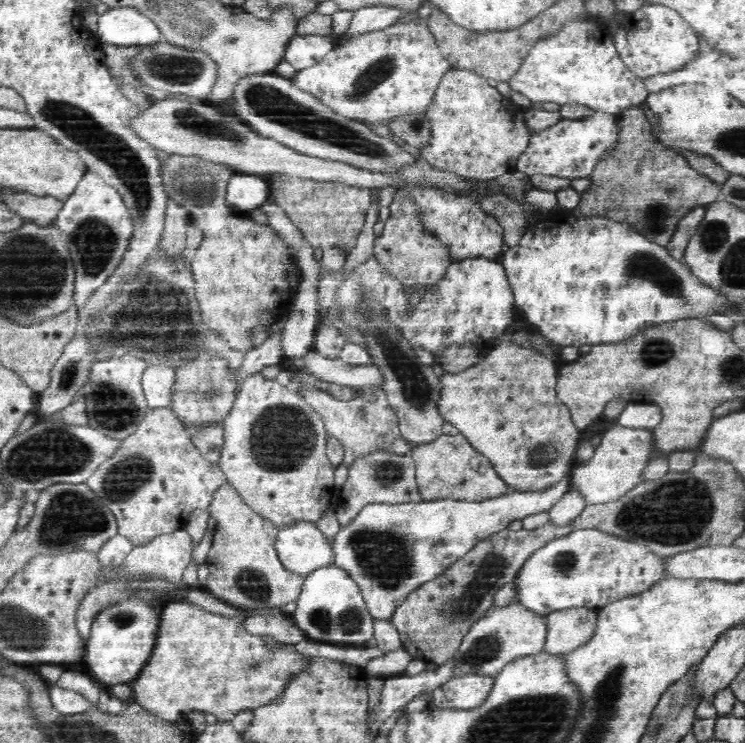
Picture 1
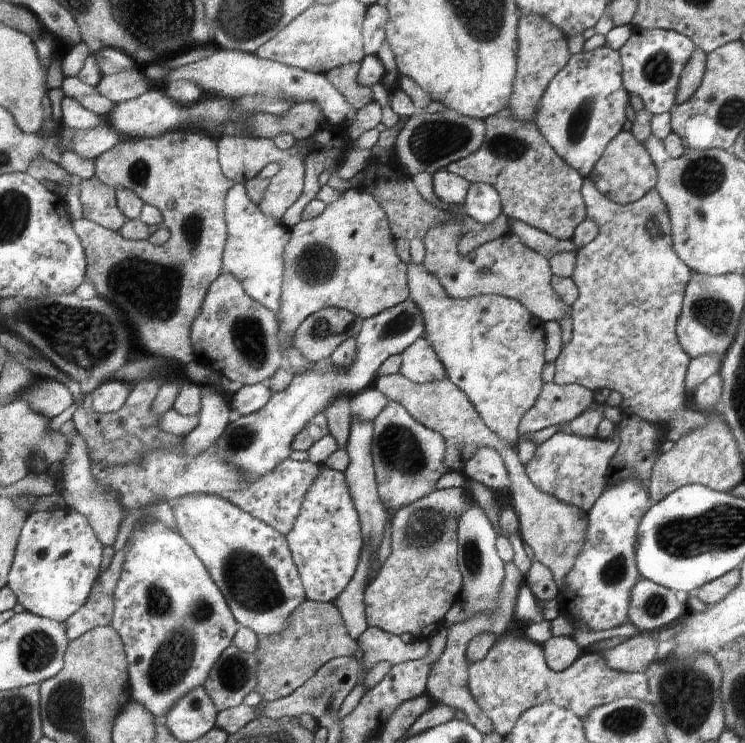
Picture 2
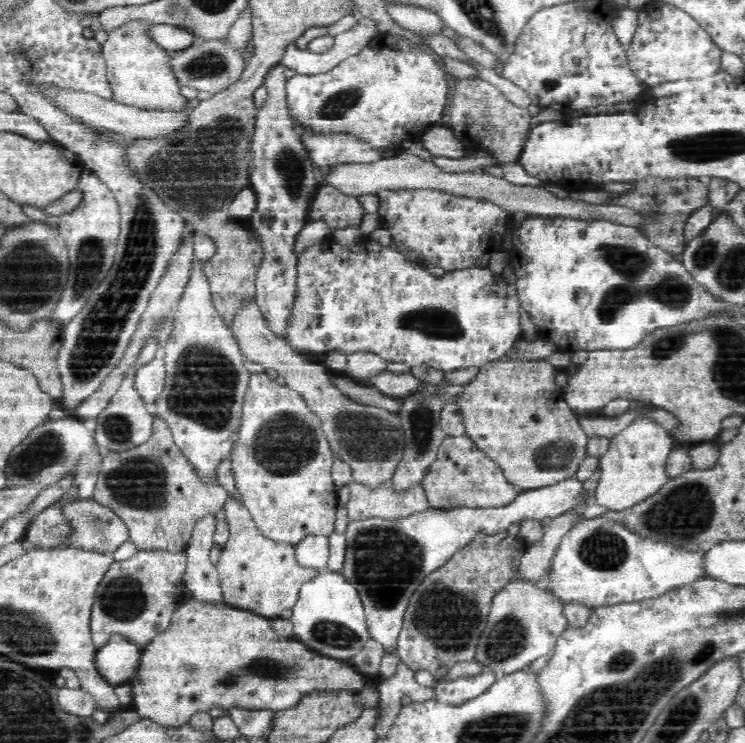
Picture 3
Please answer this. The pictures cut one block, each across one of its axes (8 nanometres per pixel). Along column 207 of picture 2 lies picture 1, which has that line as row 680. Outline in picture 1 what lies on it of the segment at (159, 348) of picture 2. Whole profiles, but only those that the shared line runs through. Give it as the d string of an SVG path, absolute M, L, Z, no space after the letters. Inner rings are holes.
M173 600L160 613L152 652L140 674L128 682L131 698L145 713L160 718L164 722L185 720L189 712L212 713L218 721L231 722L244 710L255 711L270 706L286 694L288 686L302 674L312 674L315 658L304 654L293 644L268 642L260 635L247 629L248 616L243 614L217 614L198 604Z

